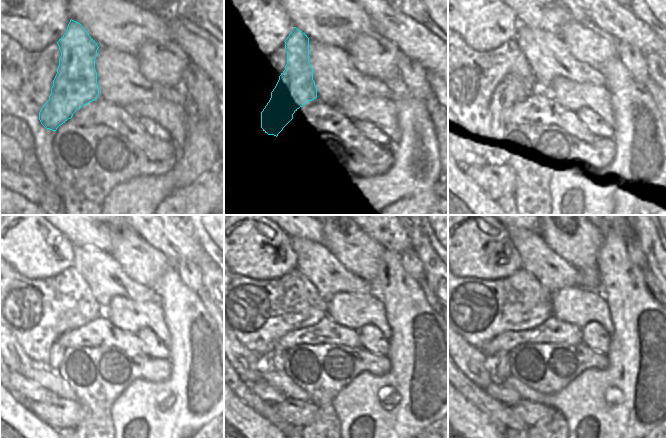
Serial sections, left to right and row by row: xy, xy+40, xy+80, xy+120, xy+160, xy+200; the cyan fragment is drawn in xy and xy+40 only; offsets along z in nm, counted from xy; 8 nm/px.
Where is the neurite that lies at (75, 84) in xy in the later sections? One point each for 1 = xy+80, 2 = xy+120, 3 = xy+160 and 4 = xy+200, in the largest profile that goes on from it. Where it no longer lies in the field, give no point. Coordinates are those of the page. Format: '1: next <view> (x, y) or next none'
1: next xy+80 (499, 116)
2: next xy+120 (51, 352)
3: next xy+160 (269, 347)
4: next xy+200 (502, 369)

